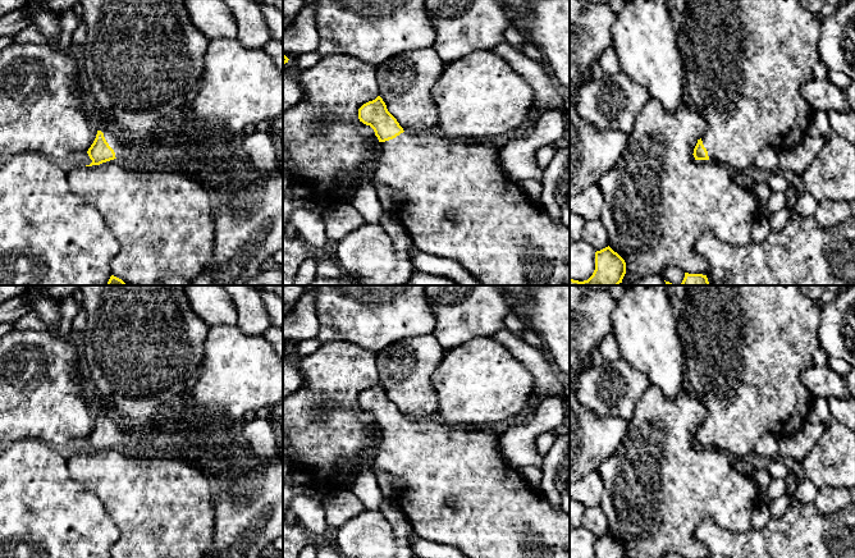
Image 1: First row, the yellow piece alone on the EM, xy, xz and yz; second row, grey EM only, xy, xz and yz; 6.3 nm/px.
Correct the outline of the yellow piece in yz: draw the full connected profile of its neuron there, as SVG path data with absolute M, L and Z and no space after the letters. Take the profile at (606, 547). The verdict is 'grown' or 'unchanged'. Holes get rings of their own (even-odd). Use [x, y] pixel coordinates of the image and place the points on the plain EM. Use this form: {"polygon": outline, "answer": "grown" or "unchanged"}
{"polygon": "M608 532L595 539L594 558L626 558L626 549Z", "answer": "unchanged"}

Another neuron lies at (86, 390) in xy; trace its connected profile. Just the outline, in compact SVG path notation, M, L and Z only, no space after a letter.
M74 362L72 365L72 380L73 385L78 390L78 395L82 397L95 412L97 417L101 418L114 418L118 412L110 404L105 403L101 395L91 385L86 378L84 367L82 362Z

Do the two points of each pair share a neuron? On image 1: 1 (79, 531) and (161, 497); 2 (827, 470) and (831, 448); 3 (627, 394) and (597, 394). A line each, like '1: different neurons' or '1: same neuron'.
1: different neurons
2: same neuron
3: same neuron

